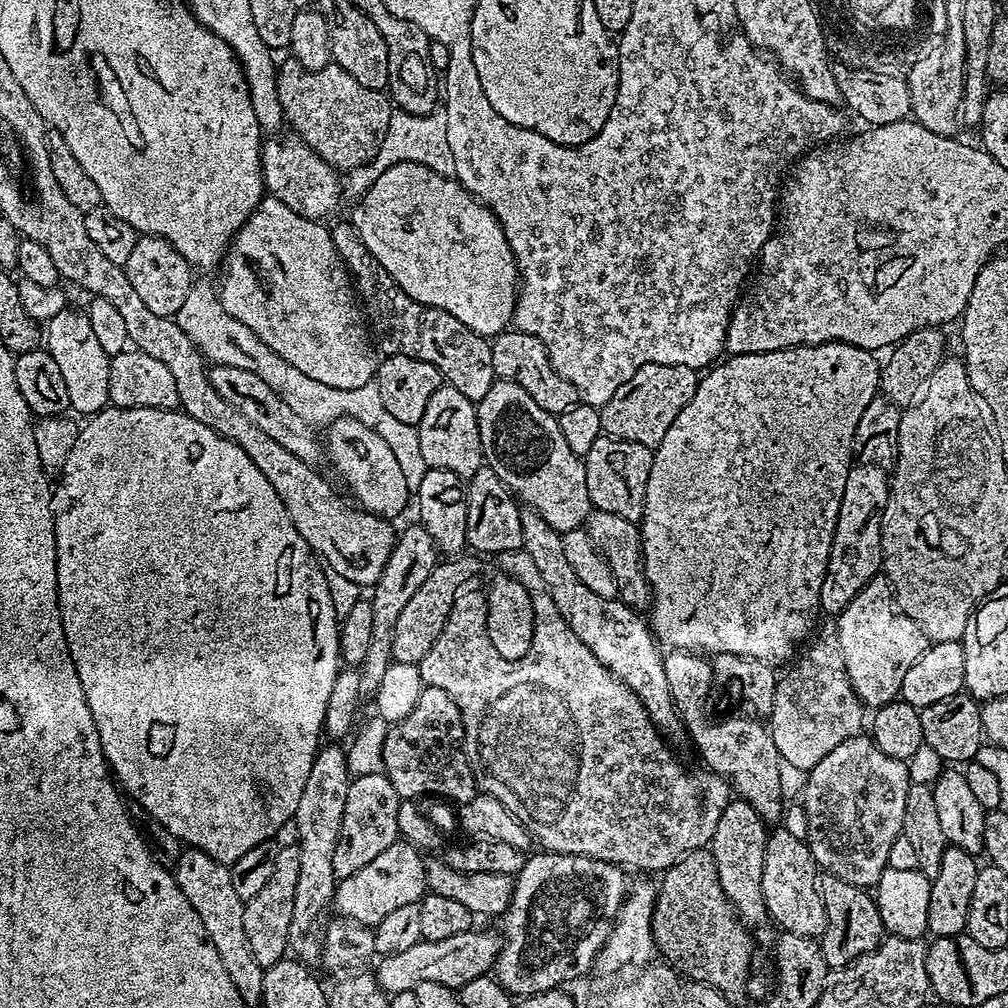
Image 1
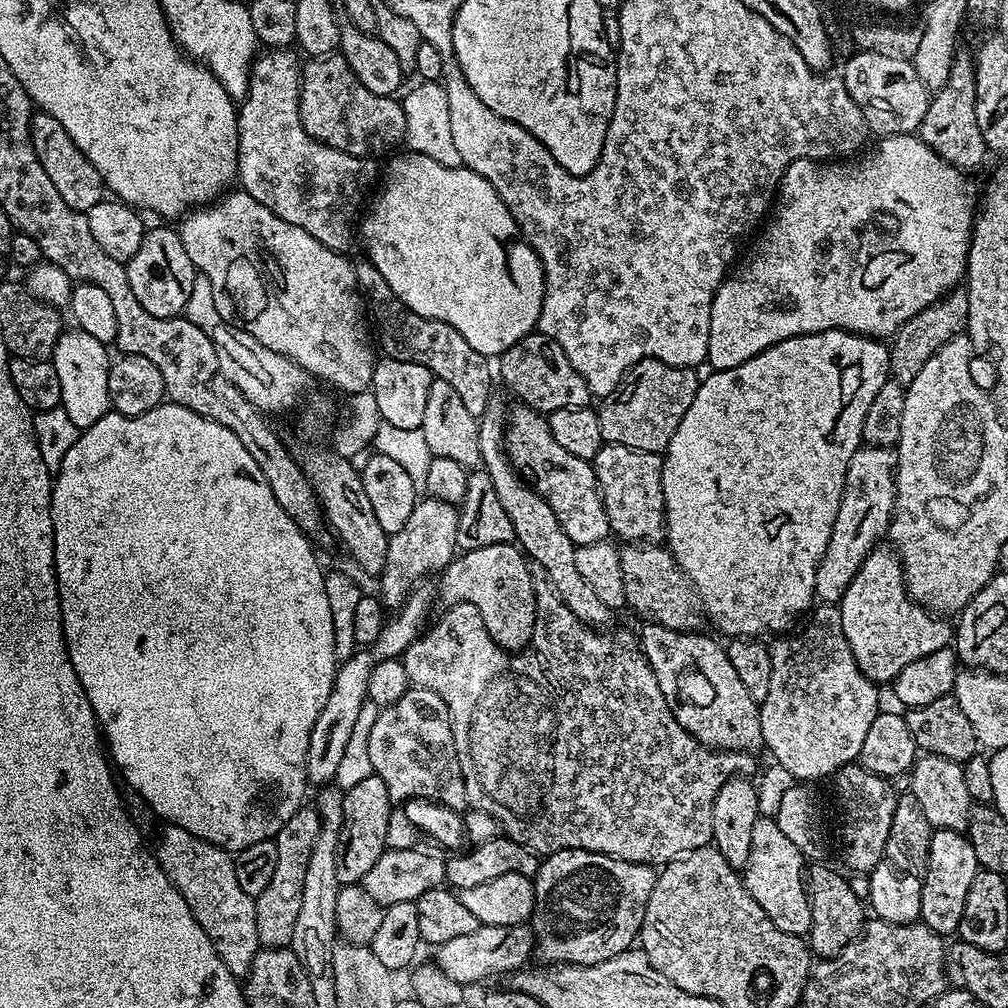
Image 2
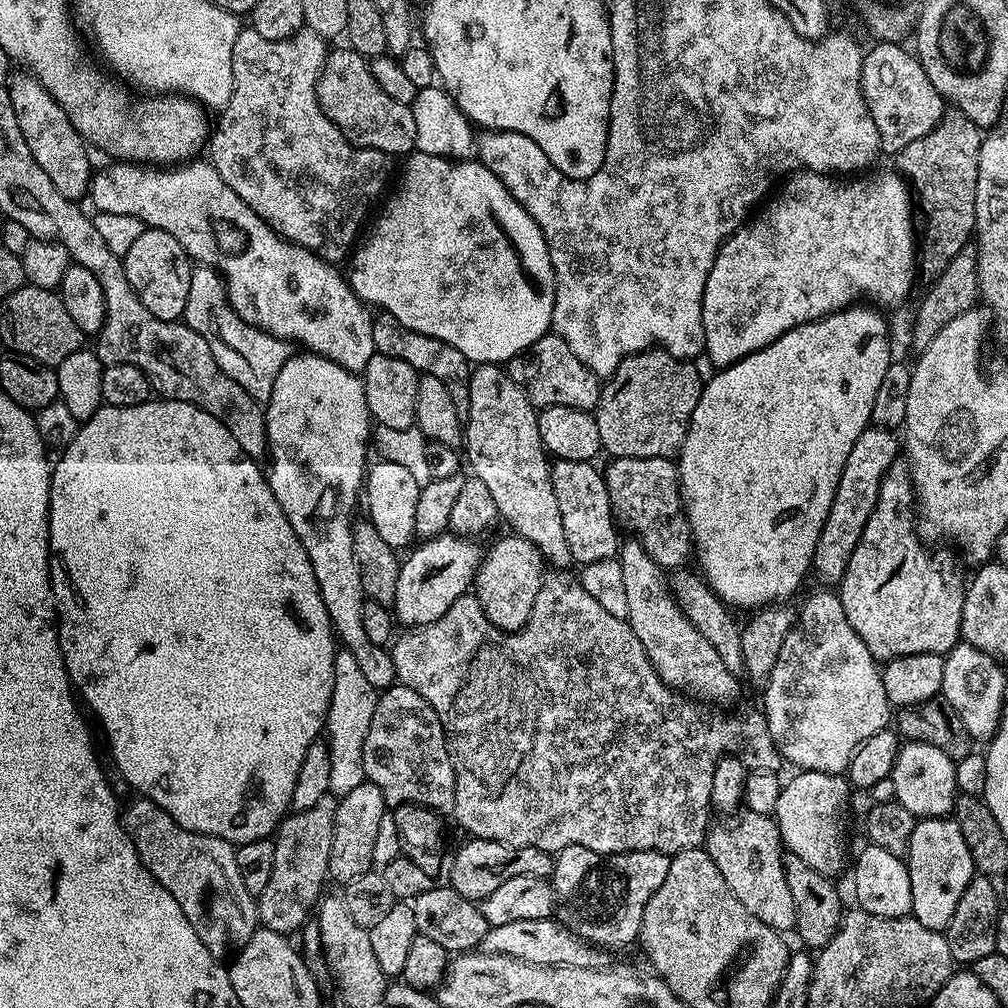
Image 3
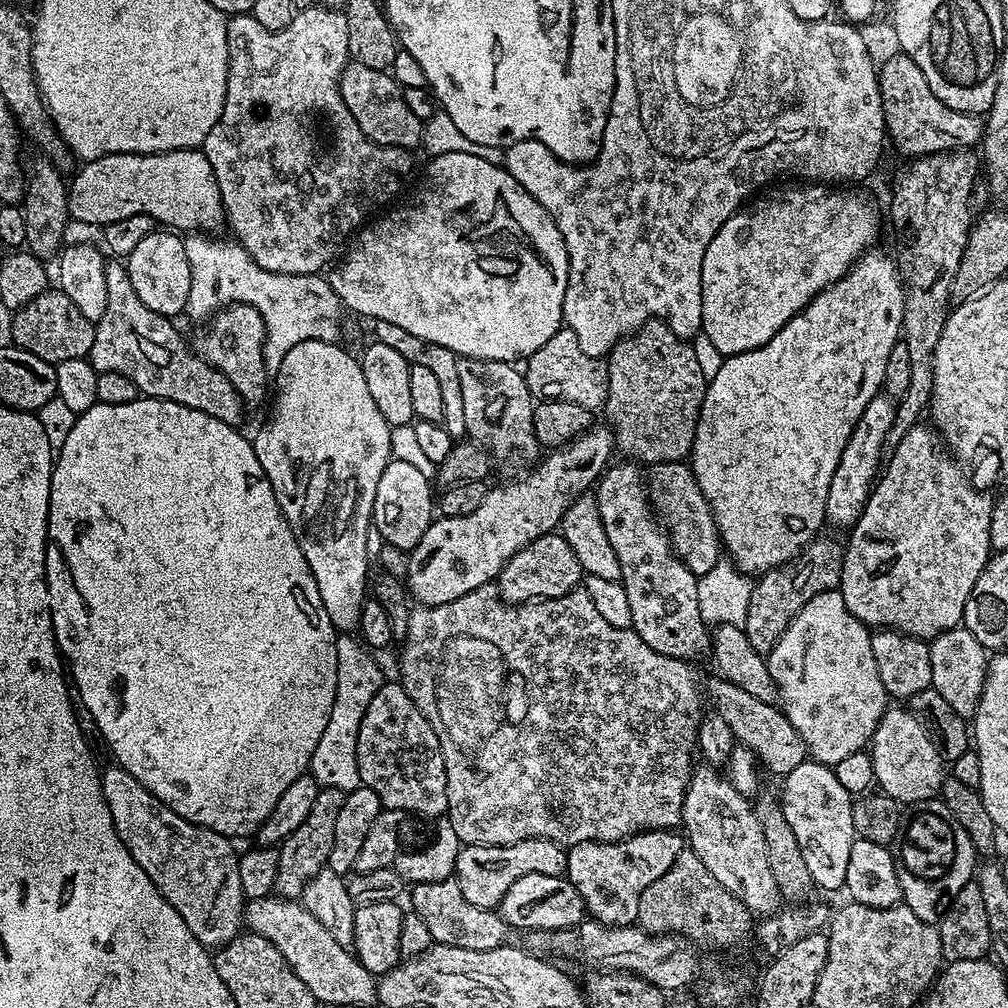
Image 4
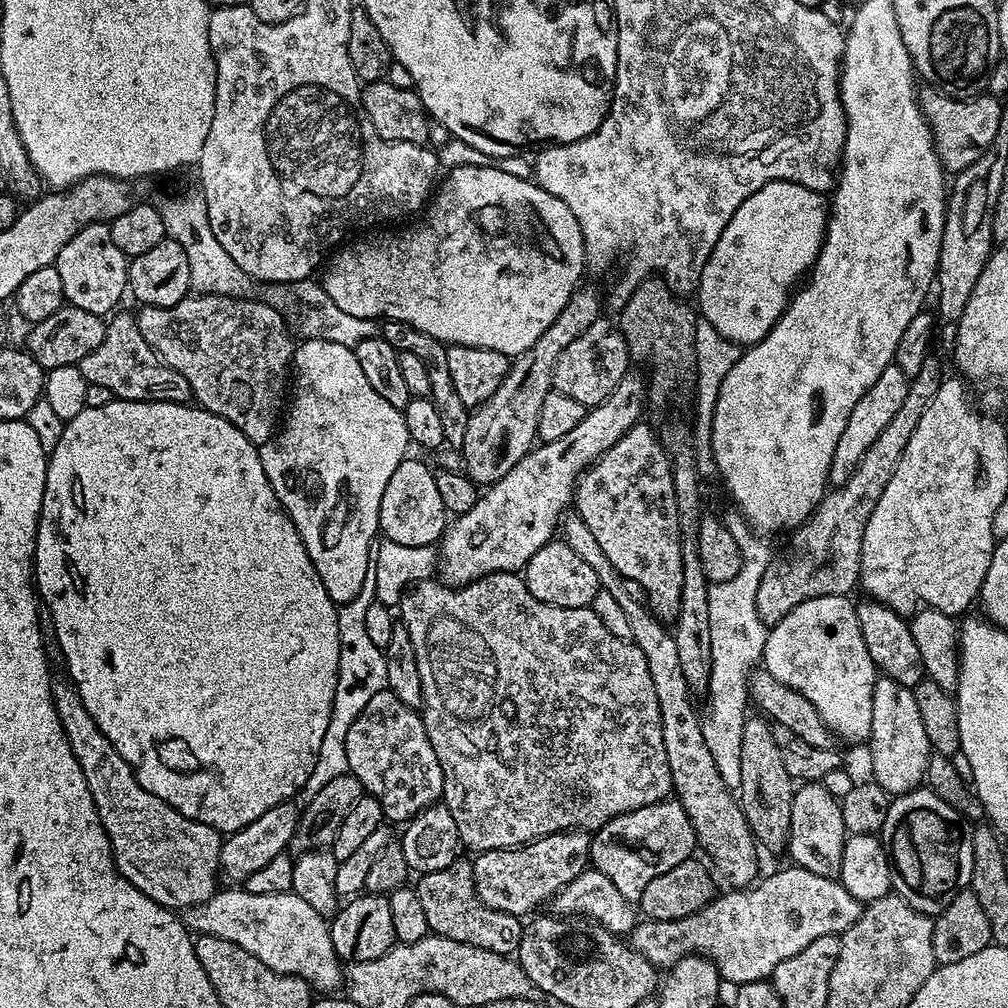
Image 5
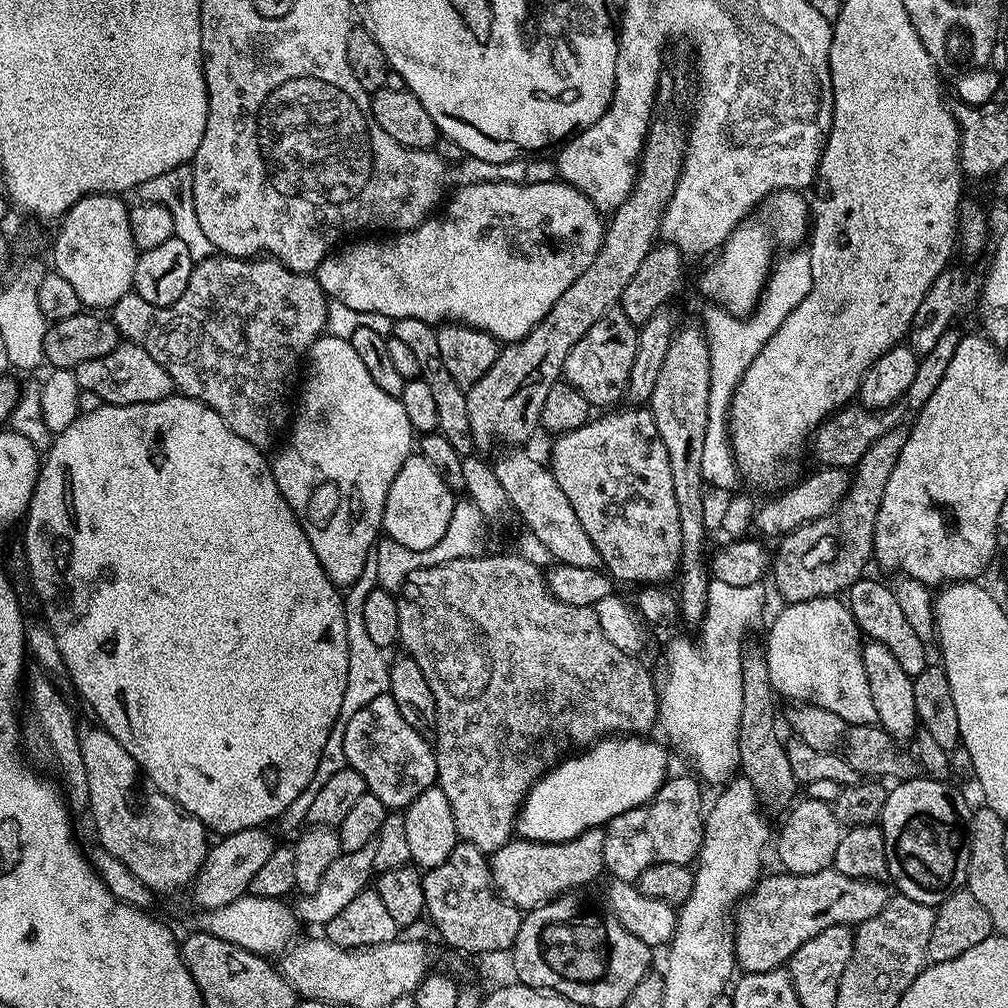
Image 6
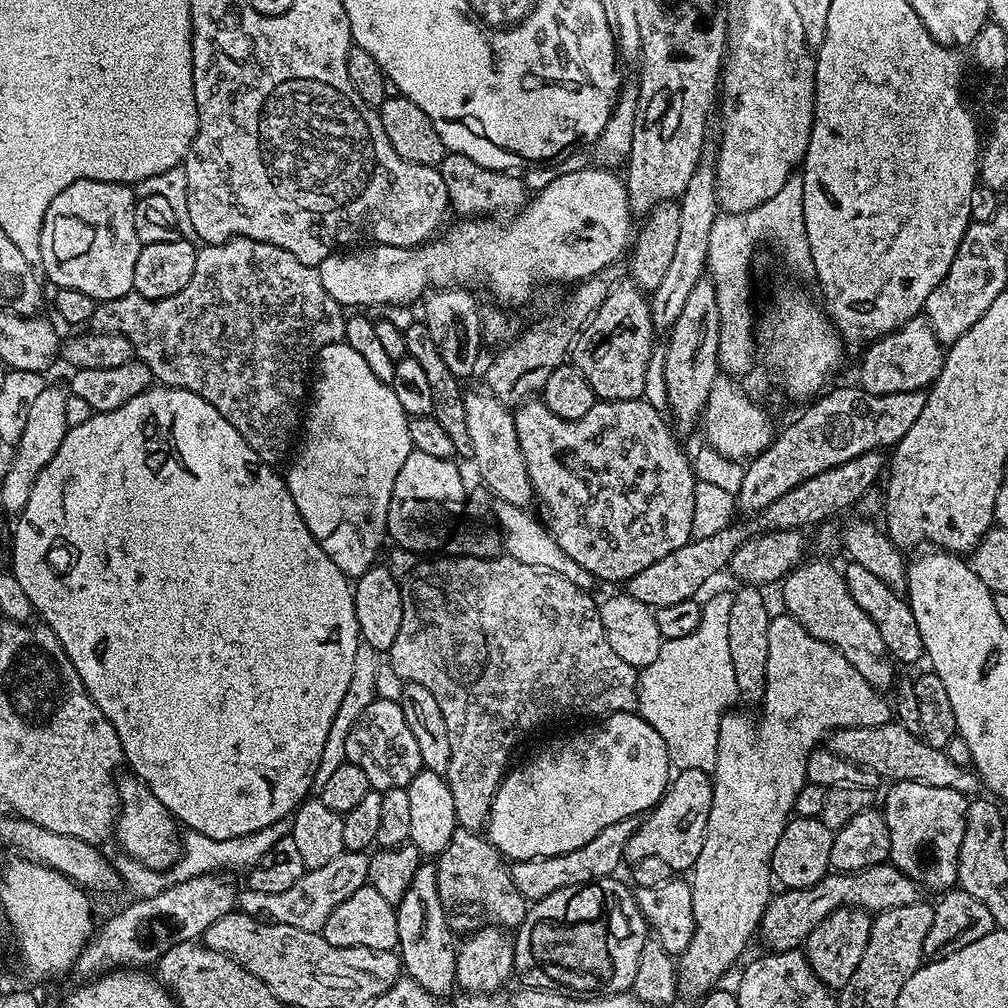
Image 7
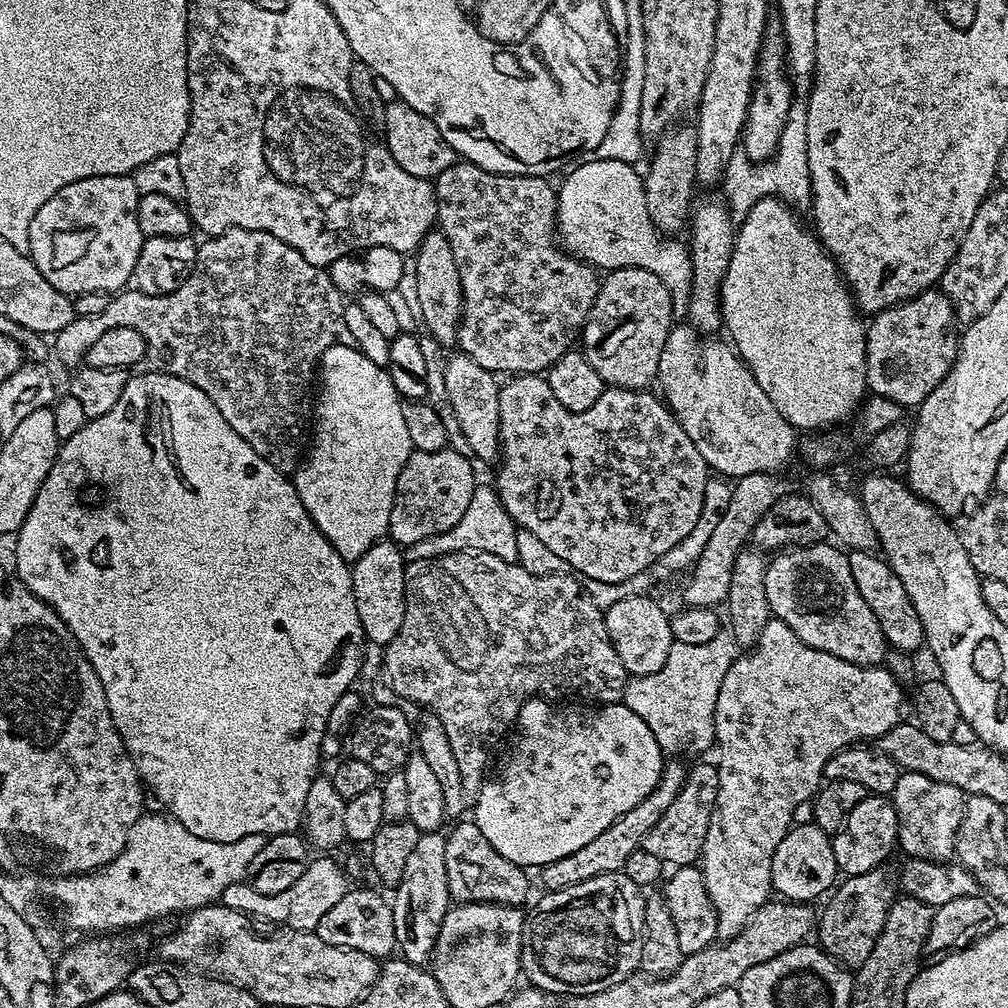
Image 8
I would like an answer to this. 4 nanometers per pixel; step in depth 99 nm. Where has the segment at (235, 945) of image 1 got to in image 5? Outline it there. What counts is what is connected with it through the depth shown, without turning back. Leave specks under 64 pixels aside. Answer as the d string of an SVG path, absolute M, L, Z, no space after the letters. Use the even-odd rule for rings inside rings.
M57 679L53 683L52 700L74 750L74 758L78 758L86 774L98 818L108 835L121 876L163 908L185 910L206 903L218 891L221 833L202 822L186 818L162 802L162 798L143 788L126 758L114 750L110 738L106 738L94 718L90 718L76 692L76 685L64 680Z

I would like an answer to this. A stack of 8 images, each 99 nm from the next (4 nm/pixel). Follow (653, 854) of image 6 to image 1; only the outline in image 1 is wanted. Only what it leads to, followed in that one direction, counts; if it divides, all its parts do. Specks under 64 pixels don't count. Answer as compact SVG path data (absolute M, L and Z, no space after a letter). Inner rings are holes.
M537 851L537 856L529 855L525 859L522 870L517 872L514 877L512 886L512 897L507 908L502 913L502 921L504 920L504 936L502 935L502 943L500 953L496 956L494 965L494 975L500 985L513 998L523 998L526 996L537 996L539 992L551 992L564 986L567 980L572 980L575 976L583 974L587 968L591 969L596 963L596 956L602 950L602 946L606 942L606 938L612 933L612 922L616 919L616 915L620 913L620 905L624 903L626 895L626 887L624 888L625 871L614 864L608 864L605 860L595 860L589 856L571 856L570 854L562 854L561 852Z

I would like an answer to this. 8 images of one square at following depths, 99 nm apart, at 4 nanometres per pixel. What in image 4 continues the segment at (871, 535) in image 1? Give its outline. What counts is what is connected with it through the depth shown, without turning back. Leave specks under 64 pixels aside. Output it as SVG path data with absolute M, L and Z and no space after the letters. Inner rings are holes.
M881 394L868 403L866 410L862 410L862 418L858 418L850 434L850 442L846 442L842 458L838 458L838 470L834 470L834 478L830 482L830 494L826 498L824 511L829 525L837 524L838 527L844 528L843 530L848 530L858 522L882 468L882 457L886 452L890 426L894 426L896 406L897 401L893 397Z

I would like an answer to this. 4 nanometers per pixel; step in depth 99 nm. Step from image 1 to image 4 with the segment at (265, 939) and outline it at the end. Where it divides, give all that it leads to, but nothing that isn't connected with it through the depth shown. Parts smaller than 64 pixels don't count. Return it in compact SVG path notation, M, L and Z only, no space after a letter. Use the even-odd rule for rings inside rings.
M321 787L310 814L306 814L306 822L302 822L302 826L298 826L298 830L294 830L294 834L287 836L284 843L279 845L278 882L275 890L277 897L293 901L303 897L306 882L325 868L334 846L334 825L342 811L345 795L342 789Z

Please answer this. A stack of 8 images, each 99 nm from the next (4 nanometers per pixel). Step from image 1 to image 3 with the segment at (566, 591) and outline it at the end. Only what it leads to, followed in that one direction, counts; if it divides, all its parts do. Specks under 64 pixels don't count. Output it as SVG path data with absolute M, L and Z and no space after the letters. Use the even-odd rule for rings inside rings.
M481 364L471 369L468 397L470 406L462 428L462 448L466 453L467 467L468 464L472 467L471 475L482 478L482 483L489 488L494 503L498 505L500 520L508 523L515 535L529 540L553 569L567 569L573 563L573 558L570 554L570 542L566 542L566 530L562 526L562 510L558 510L558 498L554 494L550 457L538 434L537 409L528 401L514 378L498 364Z

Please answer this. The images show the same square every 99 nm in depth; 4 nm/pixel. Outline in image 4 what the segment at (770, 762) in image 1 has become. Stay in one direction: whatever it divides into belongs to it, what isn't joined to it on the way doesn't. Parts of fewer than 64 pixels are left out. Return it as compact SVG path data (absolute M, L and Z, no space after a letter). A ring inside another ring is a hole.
M636 462L624 463L628 464L613 463L605 471L595 485L594 495L602 526L606 526L606 538L610 538L610 546L614 546L614 554L618 558L619 581L624 585L626 598L630 598L631 629L638 634L638 638L642 638L642 642L646 642L646 646L650 646L650 650L688 662L691 661L691 656L700 656L710 648L710 628L698 610L698 577L672 551L671 539L661 521L654 515L646 476L645 473L640 473L641 465Z

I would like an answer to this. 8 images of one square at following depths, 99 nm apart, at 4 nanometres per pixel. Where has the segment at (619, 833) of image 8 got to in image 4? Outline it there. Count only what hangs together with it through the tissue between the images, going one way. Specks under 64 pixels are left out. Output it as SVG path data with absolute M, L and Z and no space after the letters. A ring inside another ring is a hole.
M523 840L517 844L498 846L463 845L458 854L454 879L462 890L462 895L473 906L499 909L502 898L518 878L526 874L550 874L564 876L568 870L568 853L565 845L549 840Z

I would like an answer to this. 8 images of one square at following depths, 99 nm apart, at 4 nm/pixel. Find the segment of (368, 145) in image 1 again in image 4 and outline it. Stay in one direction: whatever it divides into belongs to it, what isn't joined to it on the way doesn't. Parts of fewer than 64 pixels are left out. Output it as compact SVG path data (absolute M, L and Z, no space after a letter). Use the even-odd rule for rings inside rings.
M349 62L340 75L340 93L342 102L346 102L350 114L354 114L354 122L362 126L362 134L366 134L366 138L375 144L409 150L421 147L422 122L414 110L406 106L404 89L387 71Z

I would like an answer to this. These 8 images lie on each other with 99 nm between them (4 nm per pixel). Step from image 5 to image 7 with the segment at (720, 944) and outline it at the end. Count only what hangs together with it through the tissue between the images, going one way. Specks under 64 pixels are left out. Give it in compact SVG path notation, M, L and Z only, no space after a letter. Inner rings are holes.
M891 862L870 866L861 872L836 872L823 876L809 888L780 890L769 900L760 919L759 939L764 939L773 952L791 952L803 945L805 938L834 910L839 908L862 908L869 914L894 910L898 906L921 903L921 885L911 876L902 874Z

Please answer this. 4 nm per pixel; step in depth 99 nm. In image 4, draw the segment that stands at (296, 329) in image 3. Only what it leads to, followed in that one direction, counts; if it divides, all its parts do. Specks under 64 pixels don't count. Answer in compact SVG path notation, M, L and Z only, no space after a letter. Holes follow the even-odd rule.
M200 148L155 152L149 156L119 152L89 160L81 168L84 169L67 185L68 215L73 221L81 220L84 224L103 226L118 222L121 218L134 218L134 214L146 214L157 225L168 230L179 230L184 234L196 234L201 230L212 234L219 224L225 223L224 207L214 170L210 170L210 162Z

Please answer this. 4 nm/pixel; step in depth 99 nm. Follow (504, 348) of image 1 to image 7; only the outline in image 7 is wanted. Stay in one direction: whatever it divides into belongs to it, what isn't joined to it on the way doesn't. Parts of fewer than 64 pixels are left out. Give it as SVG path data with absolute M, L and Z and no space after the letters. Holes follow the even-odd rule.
M635 282L620 284L611 289L602 306L584 326L571 353L571 363L590 382L597 401L639 400L645 395L644 379L652 360L651 303L643 288Z

